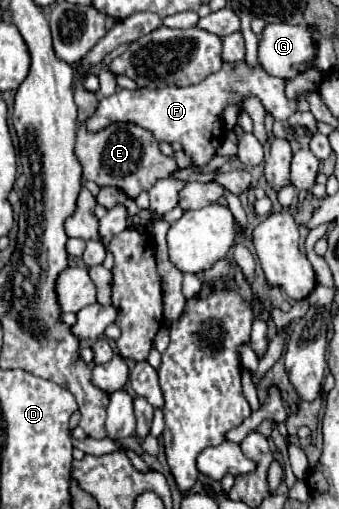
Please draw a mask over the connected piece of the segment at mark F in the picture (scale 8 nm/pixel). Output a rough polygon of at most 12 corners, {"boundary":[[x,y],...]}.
{"boundary":[[247,63],[191,87],[117,89],[87,131],[135,123],[195,165],[221,145],[223,109],[257,95],[275,121],[297,103]]}

